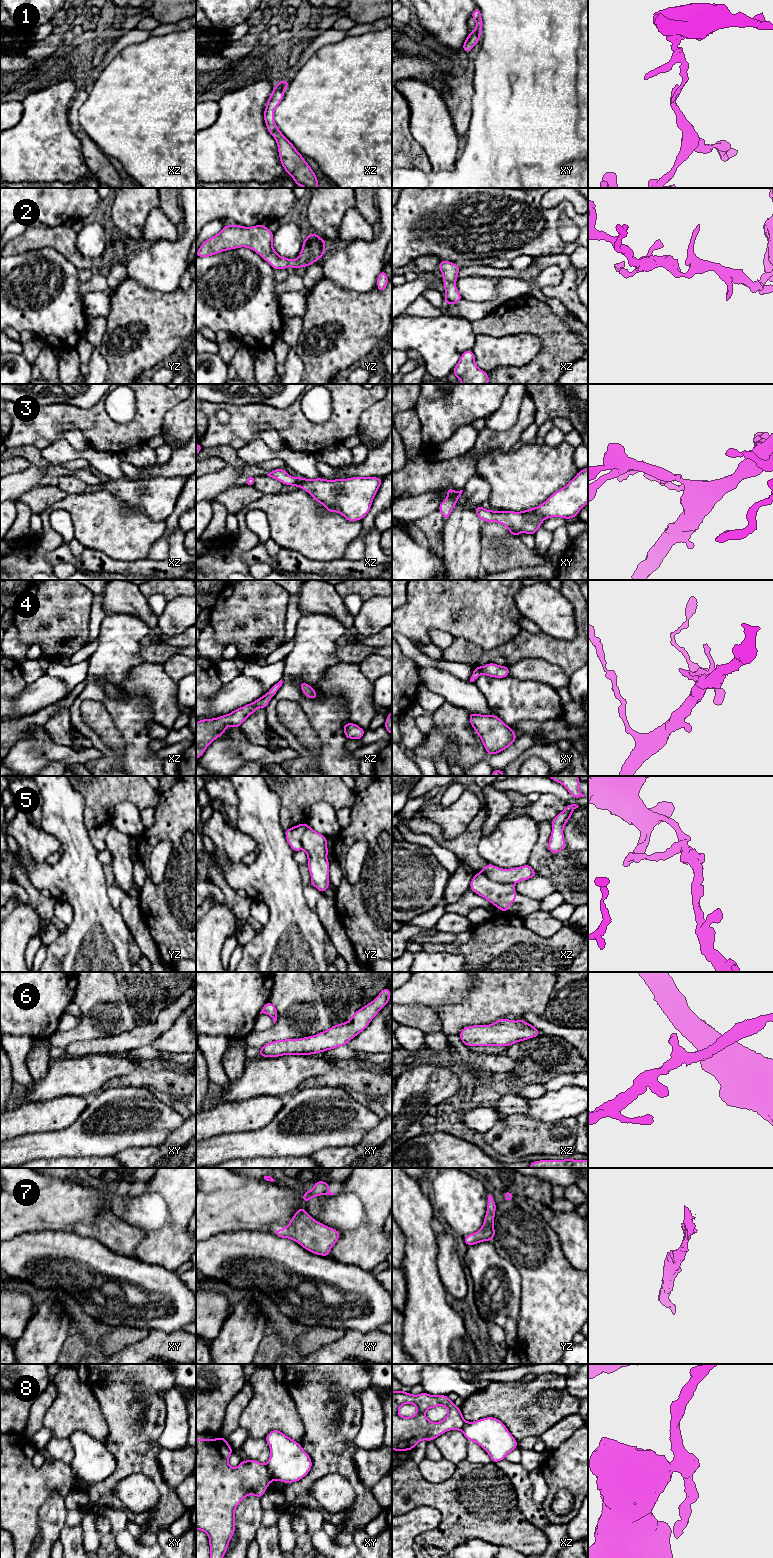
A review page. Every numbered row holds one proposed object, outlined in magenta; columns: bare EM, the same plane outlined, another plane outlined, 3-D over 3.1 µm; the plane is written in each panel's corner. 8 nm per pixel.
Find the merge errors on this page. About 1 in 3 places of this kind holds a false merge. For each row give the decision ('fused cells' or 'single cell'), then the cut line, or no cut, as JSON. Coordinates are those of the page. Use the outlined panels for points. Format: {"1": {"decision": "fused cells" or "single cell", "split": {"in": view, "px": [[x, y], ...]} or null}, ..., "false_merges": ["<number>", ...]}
{"1": {"decision": "fused cells", "split": {"in": "xz", "px": [[278, 82], [283, 90]]}}, "2": {"decision": "single cell", "split": null}, "3": {"decision": "single cell", "split": null}, "4": {"decision": "single cell", "split": null}, "5": {"decision": "fused cells", "split": {"in": "xz", "px": [[480, 872], [492, 880], [513, 884]]}}, "6": {"decision": "single cell", "split": null}, "7": {"decision": "single cell", "split": null}, "8": {"decision": "fused cells", "split": {"in": "xy", "px": [[265, 1464], [271, 1481]]}}, "false_merges": ["1", "5", "8"]}

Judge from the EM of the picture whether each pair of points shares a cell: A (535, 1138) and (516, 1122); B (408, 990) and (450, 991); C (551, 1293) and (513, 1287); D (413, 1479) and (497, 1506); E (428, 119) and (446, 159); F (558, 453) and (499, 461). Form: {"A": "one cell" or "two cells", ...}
{"A": "one cell", "B": "one cell", "C": "two cells", "D": "one cell", "E": "one cell", "F": "one cell"}

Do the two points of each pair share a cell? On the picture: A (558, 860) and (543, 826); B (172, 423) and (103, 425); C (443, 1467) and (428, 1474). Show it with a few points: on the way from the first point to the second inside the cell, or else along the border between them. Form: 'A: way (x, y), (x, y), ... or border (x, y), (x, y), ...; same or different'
A: way (548, 855), (543, 850), (543, 836); same
B: border (177, 404), (165, 414), (160, 433); different
C: way (439, 1471), (432, 1471); same

